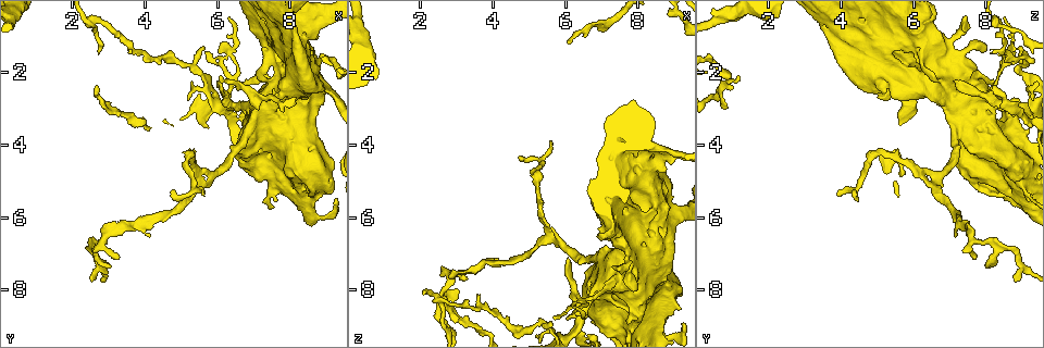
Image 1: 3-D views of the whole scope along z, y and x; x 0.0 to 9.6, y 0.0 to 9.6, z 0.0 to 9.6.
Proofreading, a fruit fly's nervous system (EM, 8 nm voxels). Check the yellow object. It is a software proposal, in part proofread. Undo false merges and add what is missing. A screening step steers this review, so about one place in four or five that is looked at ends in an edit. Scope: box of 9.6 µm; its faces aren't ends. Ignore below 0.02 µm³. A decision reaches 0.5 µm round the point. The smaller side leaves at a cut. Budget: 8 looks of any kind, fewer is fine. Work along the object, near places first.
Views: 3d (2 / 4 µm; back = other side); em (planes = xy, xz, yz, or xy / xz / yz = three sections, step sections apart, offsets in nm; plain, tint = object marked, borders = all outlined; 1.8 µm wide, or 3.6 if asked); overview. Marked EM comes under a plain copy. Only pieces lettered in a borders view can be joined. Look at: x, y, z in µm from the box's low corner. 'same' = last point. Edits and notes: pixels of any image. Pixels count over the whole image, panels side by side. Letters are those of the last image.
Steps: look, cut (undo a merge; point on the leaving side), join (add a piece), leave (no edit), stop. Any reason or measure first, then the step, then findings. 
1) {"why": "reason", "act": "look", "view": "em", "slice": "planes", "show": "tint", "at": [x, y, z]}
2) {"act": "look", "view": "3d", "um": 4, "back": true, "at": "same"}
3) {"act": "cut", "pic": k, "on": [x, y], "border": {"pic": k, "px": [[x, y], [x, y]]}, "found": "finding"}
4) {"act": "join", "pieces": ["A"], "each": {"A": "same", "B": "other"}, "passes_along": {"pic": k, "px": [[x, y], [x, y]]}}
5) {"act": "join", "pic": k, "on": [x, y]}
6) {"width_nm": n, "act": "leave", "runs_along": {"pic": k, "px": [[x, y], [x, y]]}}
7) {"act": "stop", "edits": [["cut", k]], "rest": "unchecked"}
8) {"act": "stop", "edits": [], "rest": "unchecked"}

{"act": "look", "view": "em", "slice": "planes", "show": "borders", "at": [2.80, 0.60, 8.45]}

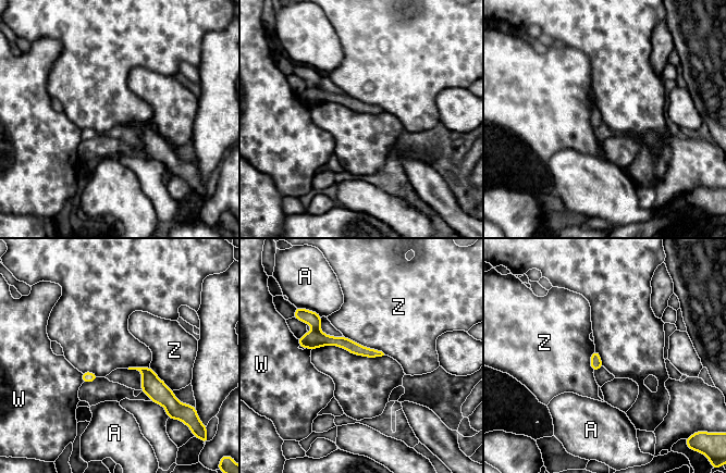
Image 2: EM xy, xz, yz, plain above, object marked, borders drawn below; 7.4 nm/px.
{"longest_contact_nm": ["Z", 340], "act": "cut", "pic": 2, "on": [311, 318], "each": {"A": "other", "W": "other", "Z": "other"}, "found": "a second neuron is stuck on"}

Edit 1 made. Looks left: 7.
{"why": "tapers out", "act": "look", "view": "em", "slice": "xy", "step": 8, "show": "borders", "at": [2.55, 6.95, 7.35]}

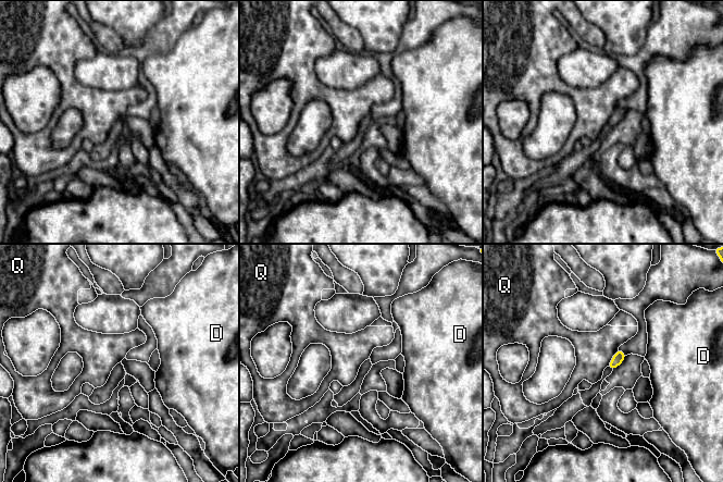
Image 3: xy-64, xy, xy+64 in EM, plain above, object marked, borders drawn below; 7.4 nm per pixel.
{"why": "another direction", "act": "look", "view": "em", "slice": "planes", "show": "borders", "at": "same"}

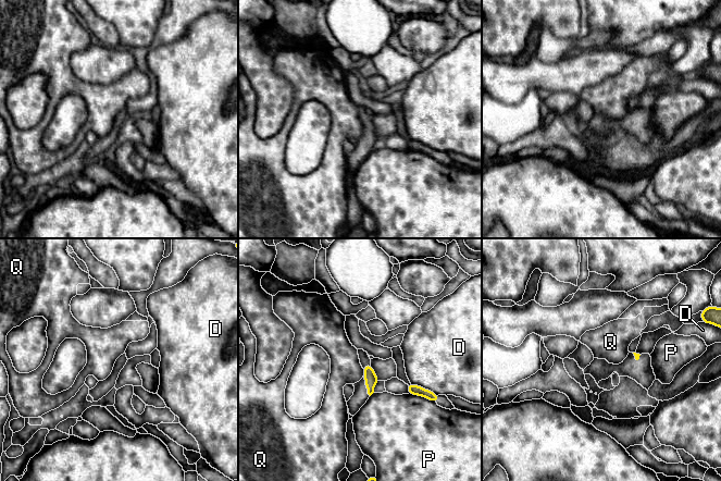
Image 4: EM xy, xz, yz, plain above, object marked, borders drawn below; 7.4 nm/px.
{"act": "leave", "each": {"D": "other", "P": "other", "Q": "other"}, "border": {"pic": 4, "px": [[362, 369], [364, 374]]}, "found": "no lettered piece goes on from it"}

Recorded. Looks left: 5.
{"why": "two arms in line, one across", "act": "look", "view": "em", "slice": "planes", "show": "borders", "at": [6.55, 2.90, 8.50]}

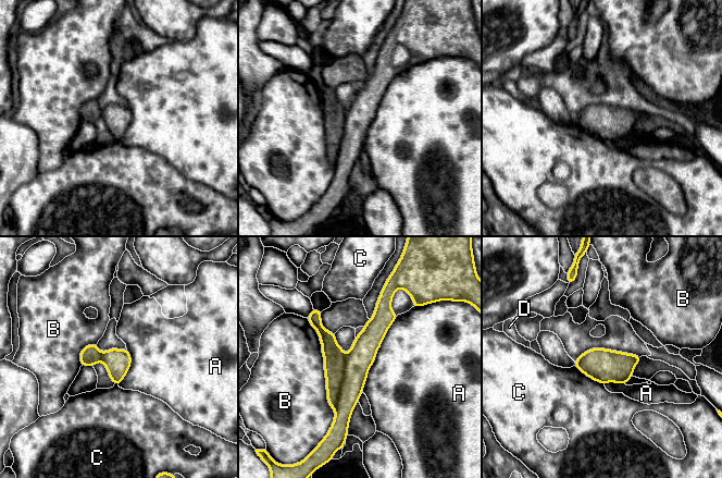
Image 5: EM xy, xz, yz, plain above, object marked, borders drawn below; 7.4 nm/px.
{"act": "leave", "each": {"A": "other", "B": "other", "C": "other", "D": "other"}, "border": {"pic": 5, "px": [[398, 315], [376, 353], [362, 392]]}, "found": "one neuron here"}

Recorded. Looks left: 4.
{"act": "stop", "edits": [["cut", 2]], "rest": "unchecked"}

